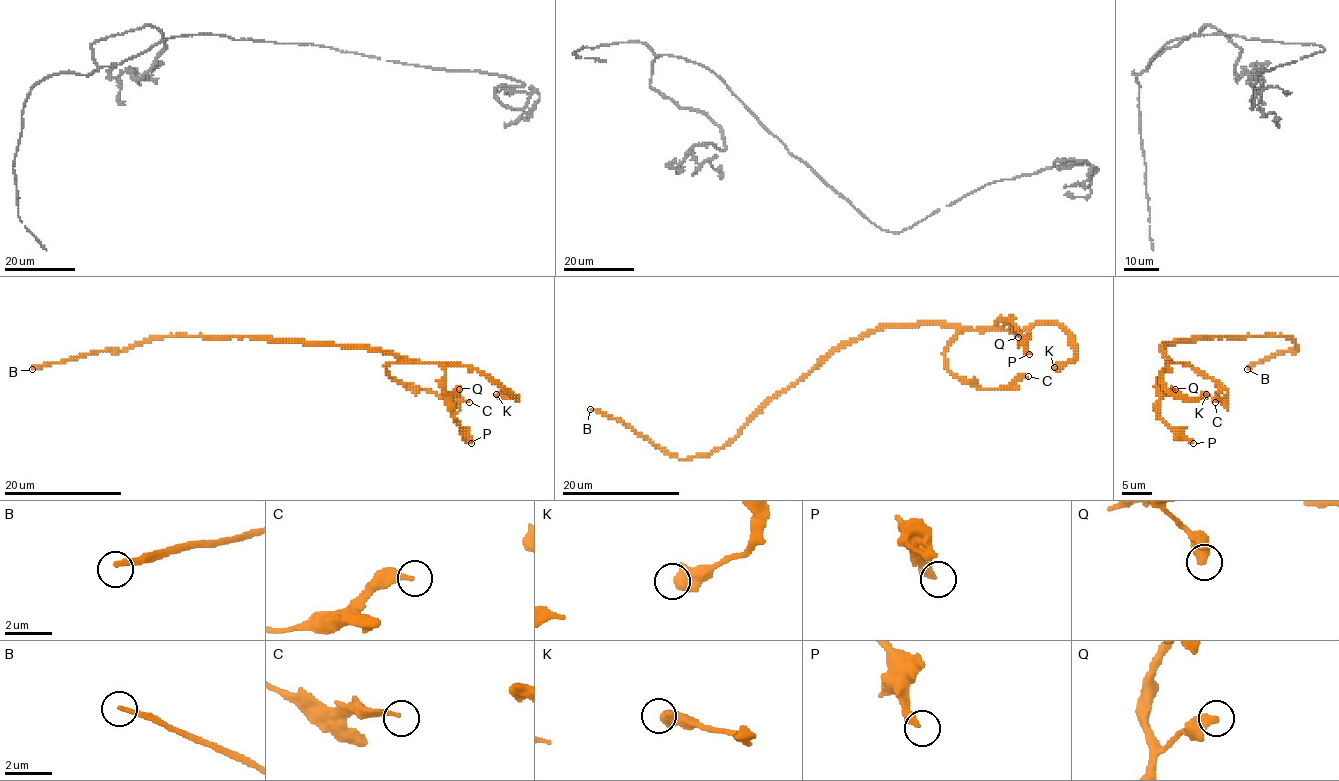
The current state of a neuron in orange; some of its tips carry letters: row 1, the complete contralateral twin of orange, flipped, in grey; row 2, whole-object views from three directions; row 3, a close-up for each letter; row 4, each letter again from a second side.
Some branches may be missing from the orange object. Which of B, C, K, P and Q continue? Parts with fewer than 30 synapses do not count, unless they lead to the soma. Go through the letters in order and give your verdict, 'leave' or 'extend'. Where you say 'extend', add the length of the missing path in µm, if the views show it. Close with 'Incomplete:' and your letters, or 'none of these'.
B: extend; about 190 µm are missing
C: leave
K: leave
P: leave
Q: leave
Incomplete: B

